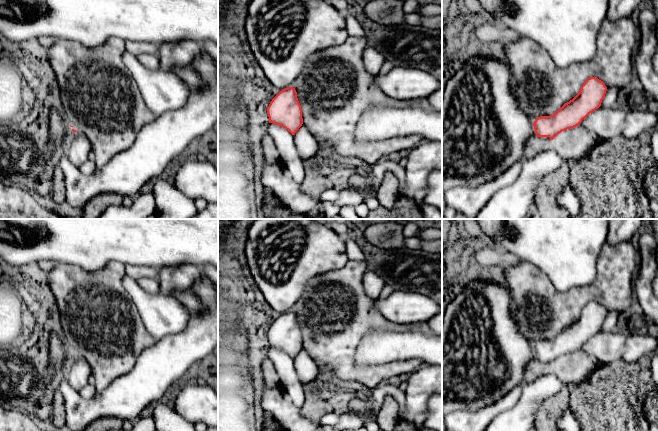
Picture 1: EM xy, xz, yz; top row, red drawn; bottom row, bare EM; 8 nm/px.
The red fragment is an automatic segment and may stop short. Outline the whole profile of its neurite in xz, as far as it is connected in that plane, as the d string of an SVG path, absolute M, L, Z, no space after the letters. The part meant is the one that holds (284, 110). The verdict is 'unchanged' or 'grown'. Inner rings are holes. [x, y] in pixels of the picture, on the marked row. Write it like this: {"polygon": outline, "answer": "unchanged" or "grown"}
{"polygon": "M295 88L281 90L267 107L267 114L269 123L277 124L295 135L303 124L302 109Z", "answer": "unchanged"}

